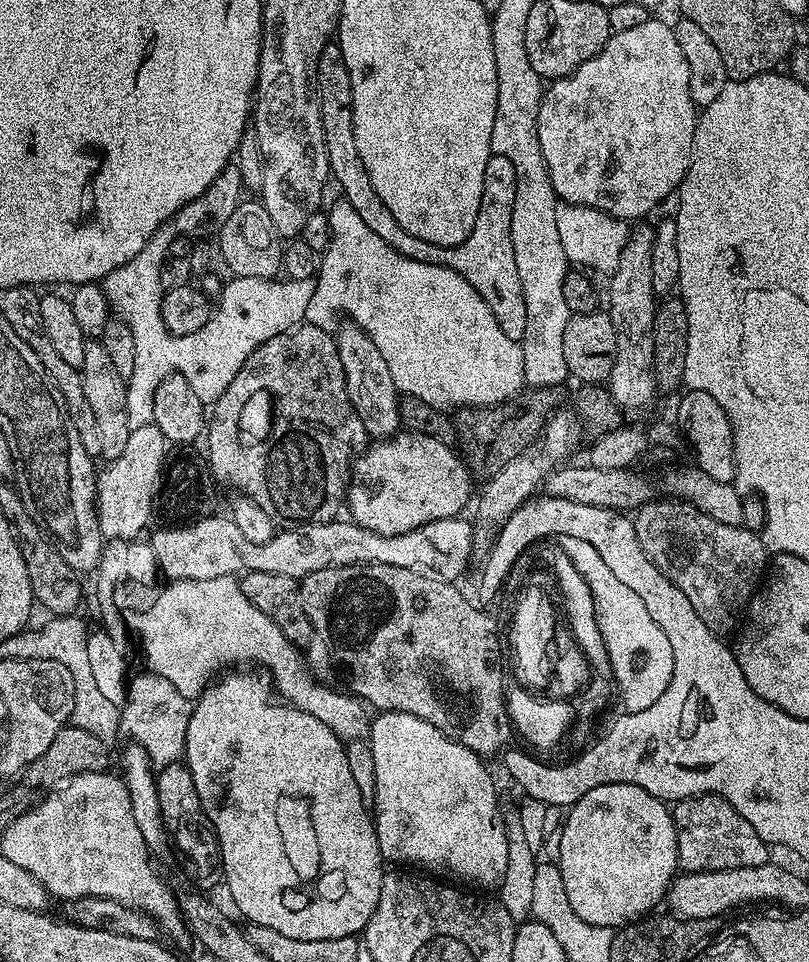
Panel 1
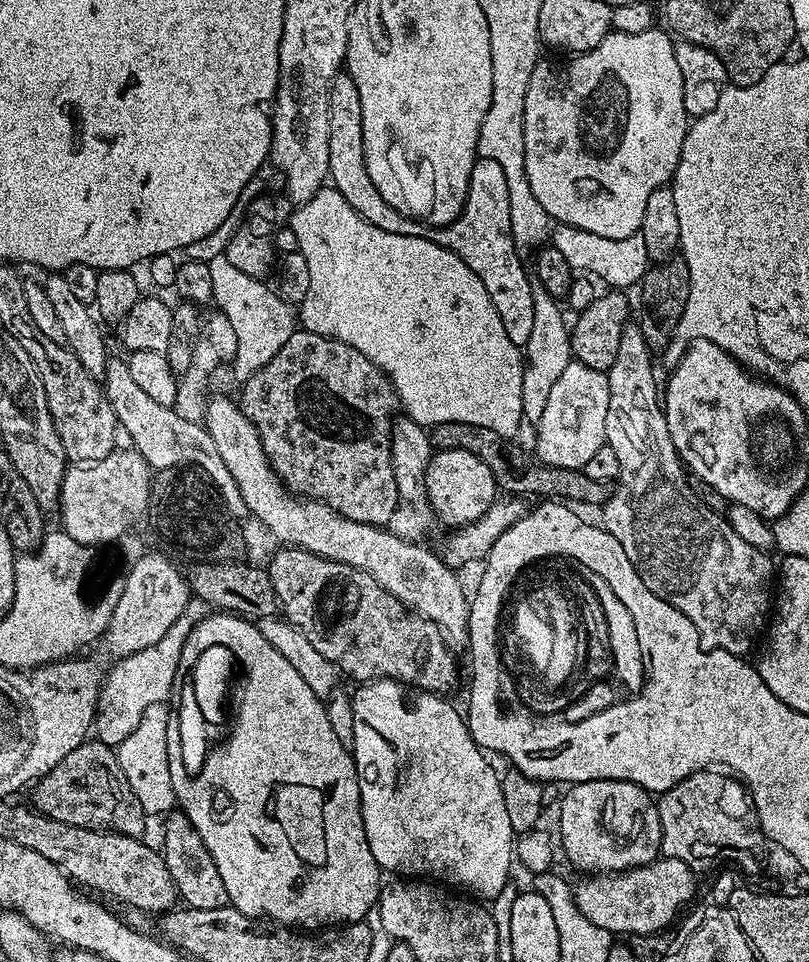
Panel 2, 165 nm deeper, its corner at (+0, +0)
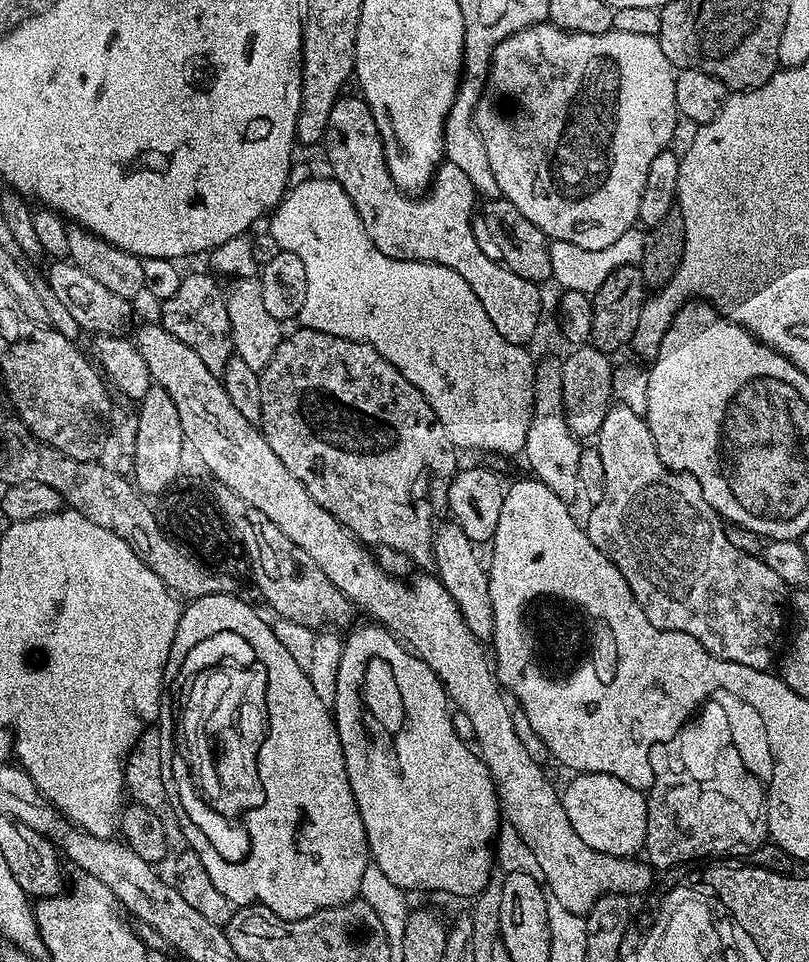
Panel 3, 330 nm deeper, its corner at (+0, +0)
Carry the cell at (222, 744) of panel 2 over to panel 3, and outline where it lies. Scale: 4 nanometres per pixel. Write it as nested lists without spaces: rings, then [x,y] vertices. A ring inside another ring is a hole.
[[[227,592],[210,594],[191,601],[180,613],[160,691],[158,731],[162,742],[162,782],[166,786],[167,803],[172,803],[180,832],[188,843],[185,845],[202,858],[206,874],[210,874],[214,886],[226,894],[232,905],[261,904],[282,918],[301,920],[323,908],[345,904],[359,897],[362,874],[366,874],[370,863],[368,839],[362,826],[362,814],[358,814],[358,802],[354,802],[354,790],[350,790],[346,758],[342,754],[342,742],[338,738],[336,717],[331,707],[314,694],[307,671],[300,668],[298,662],[290,658],[286,646],[274,638],[274,630],[270,630],[267,619],[238,597]]]

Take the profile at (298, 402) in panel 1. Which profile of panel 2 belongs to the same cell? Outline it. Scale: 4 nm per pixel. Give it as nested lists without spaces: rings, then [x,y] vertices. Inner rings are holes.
[[[297,330],[292,333],[286,346],[282,346],[282,350],[278,350],[278,354],[274,354],[274,358],[270,358],[270,362],[266,362],[266,366],[259,368],[249,380],[243,381],[241,388],[244,389],[241,390],[240,397],[238,396],[240,410],[244,412],[249,422],[256,425],[256,434],[262,444],[264,459],[268,460],[273,473],[289,492],[300,498],[321,500],[326,507],[333,508],[338,514],[359,524],[391,525],[388,523],[391,522],[392,515],[395,514],[396,508],[401,507],[398,482],[394,482],[394,466],[390,452],[392,421],[398,412],[398,401],[388,376],[381,368],[374,366],[374,362],[370,362],[370,358],[366,358],[366,354],[354,350],[354,346],[346,346],[346,342],[338,342],[331,340],[328,336]]]

